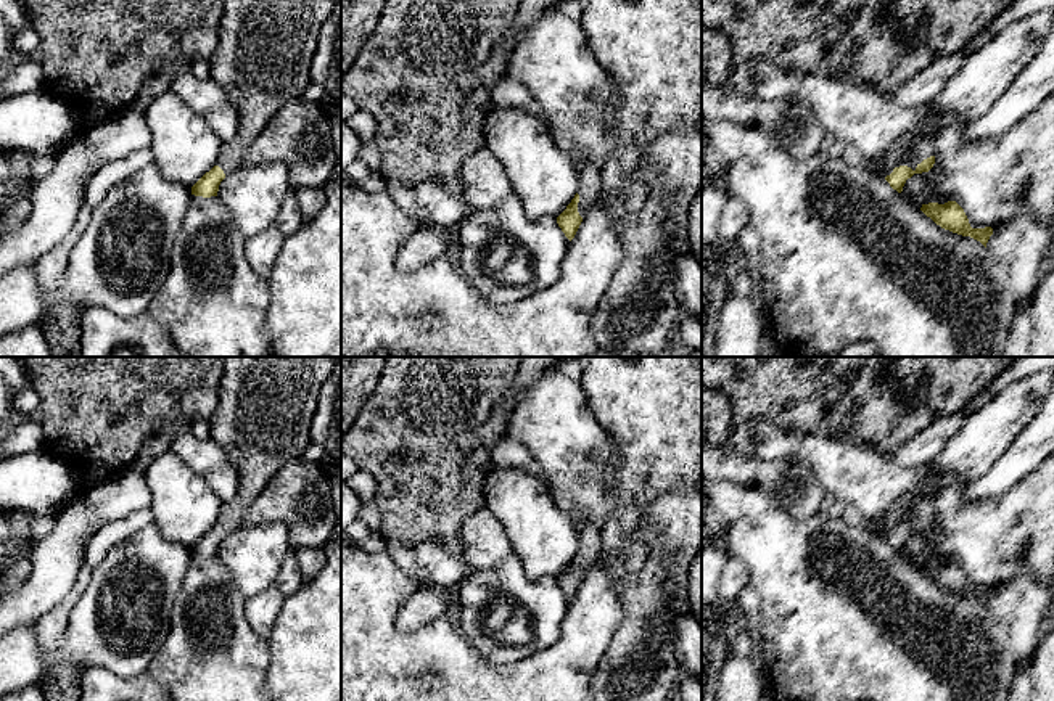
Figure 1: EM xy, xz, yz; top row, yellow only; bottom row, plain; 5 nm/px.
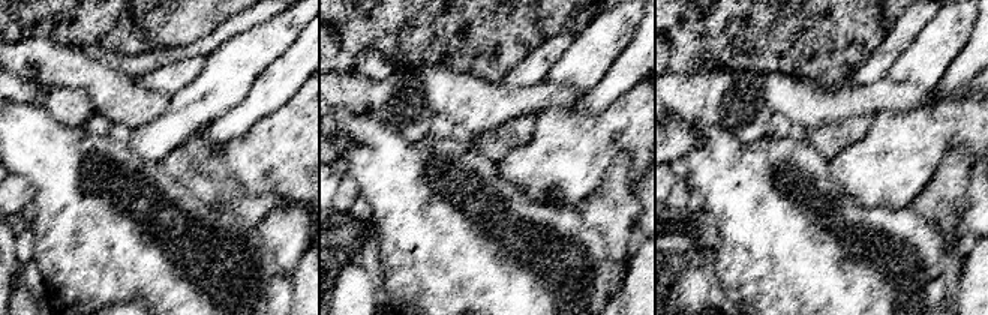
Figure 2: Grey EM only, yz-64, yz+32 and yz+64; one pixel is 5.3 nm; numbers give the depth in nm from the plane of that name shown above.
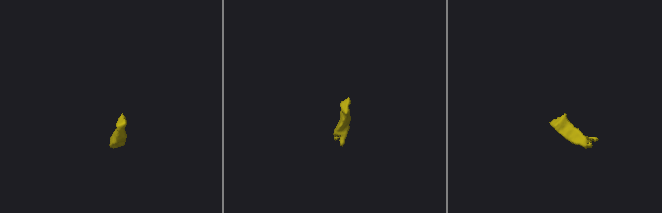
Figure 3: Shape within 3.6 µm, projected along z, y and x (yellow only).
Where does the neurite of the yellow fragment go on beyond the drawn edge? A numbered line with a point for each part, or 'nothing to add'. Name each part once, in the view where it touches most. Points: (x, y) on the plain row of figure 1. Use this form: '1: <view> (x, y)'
1: yz (922, 508)

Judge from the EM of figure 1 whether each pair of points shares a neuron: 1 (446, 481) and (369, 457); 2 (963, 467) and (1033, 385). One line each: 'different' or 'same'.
1: same
2: same

